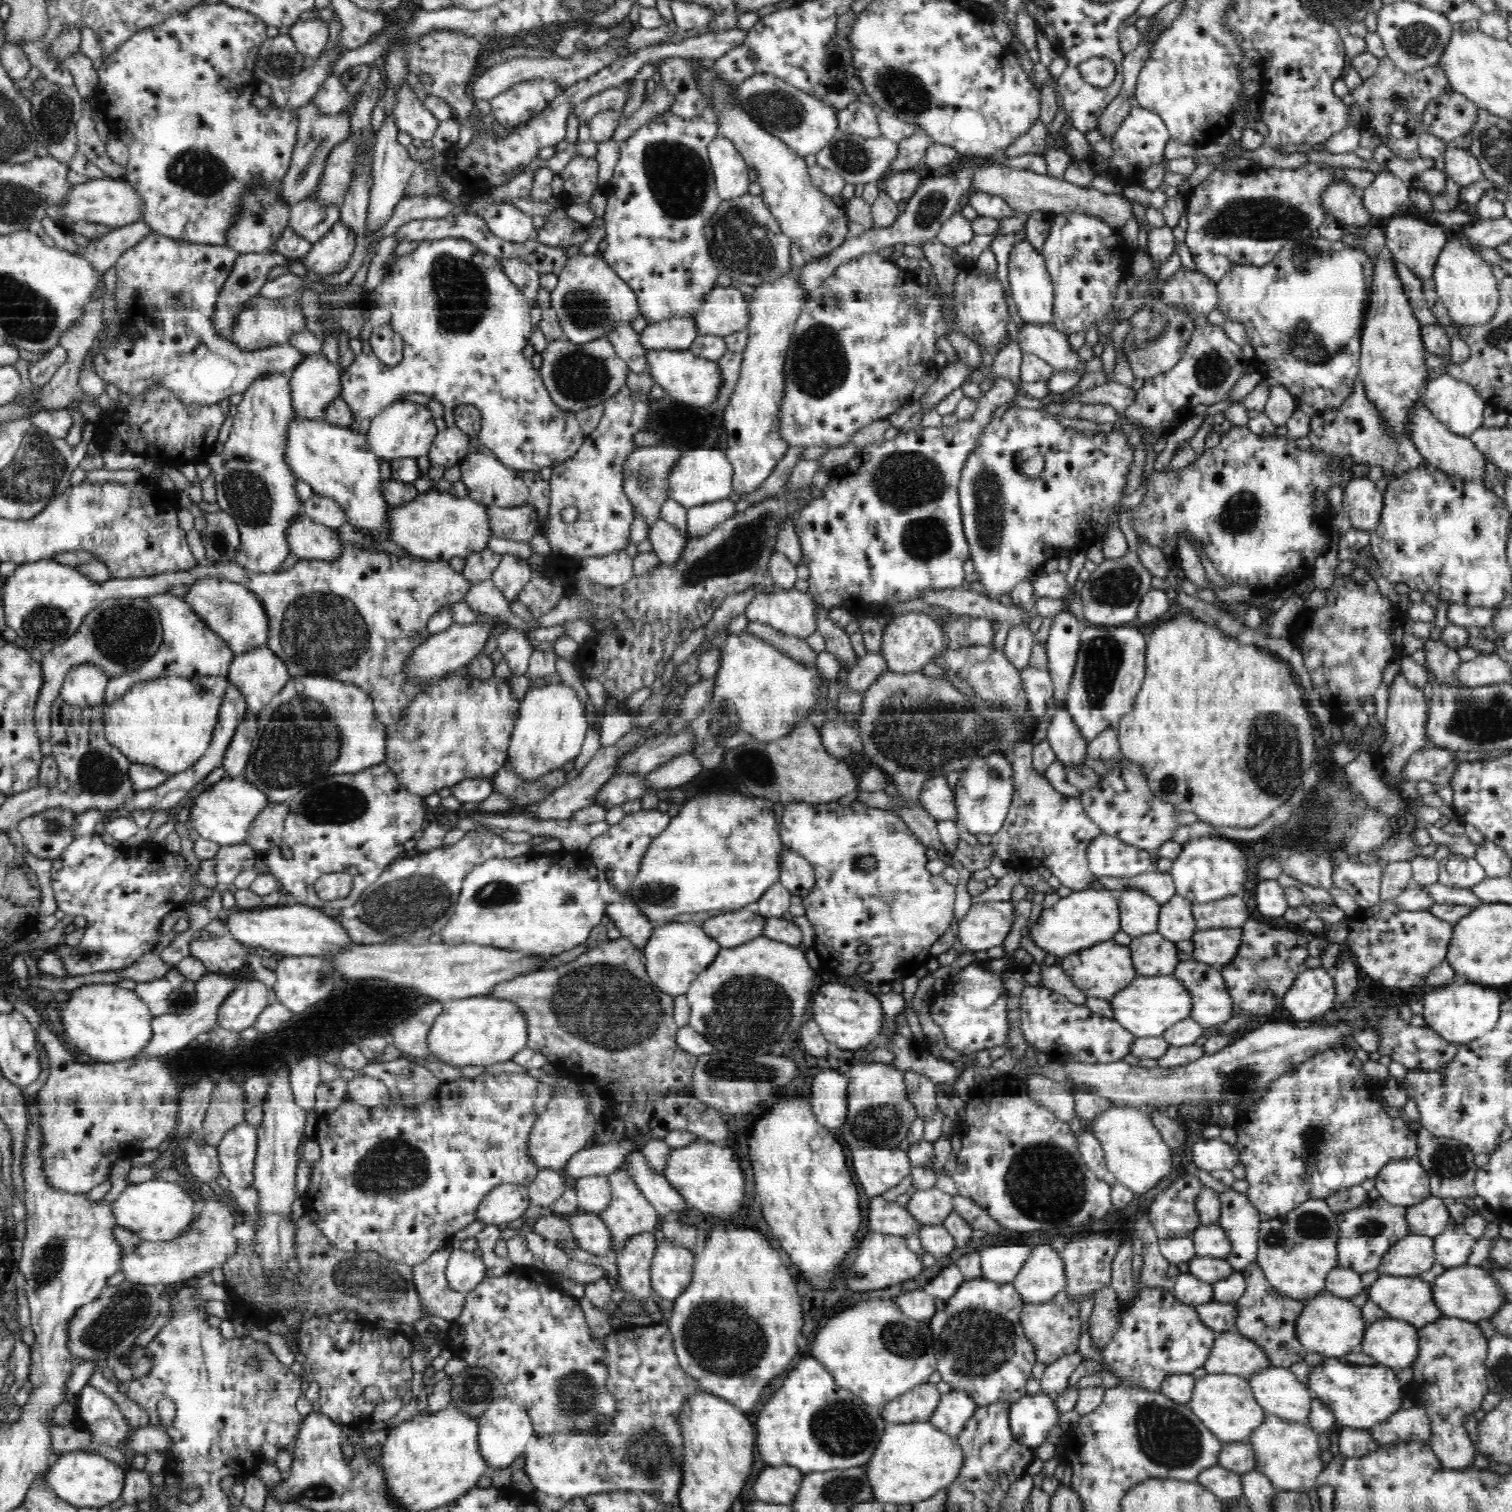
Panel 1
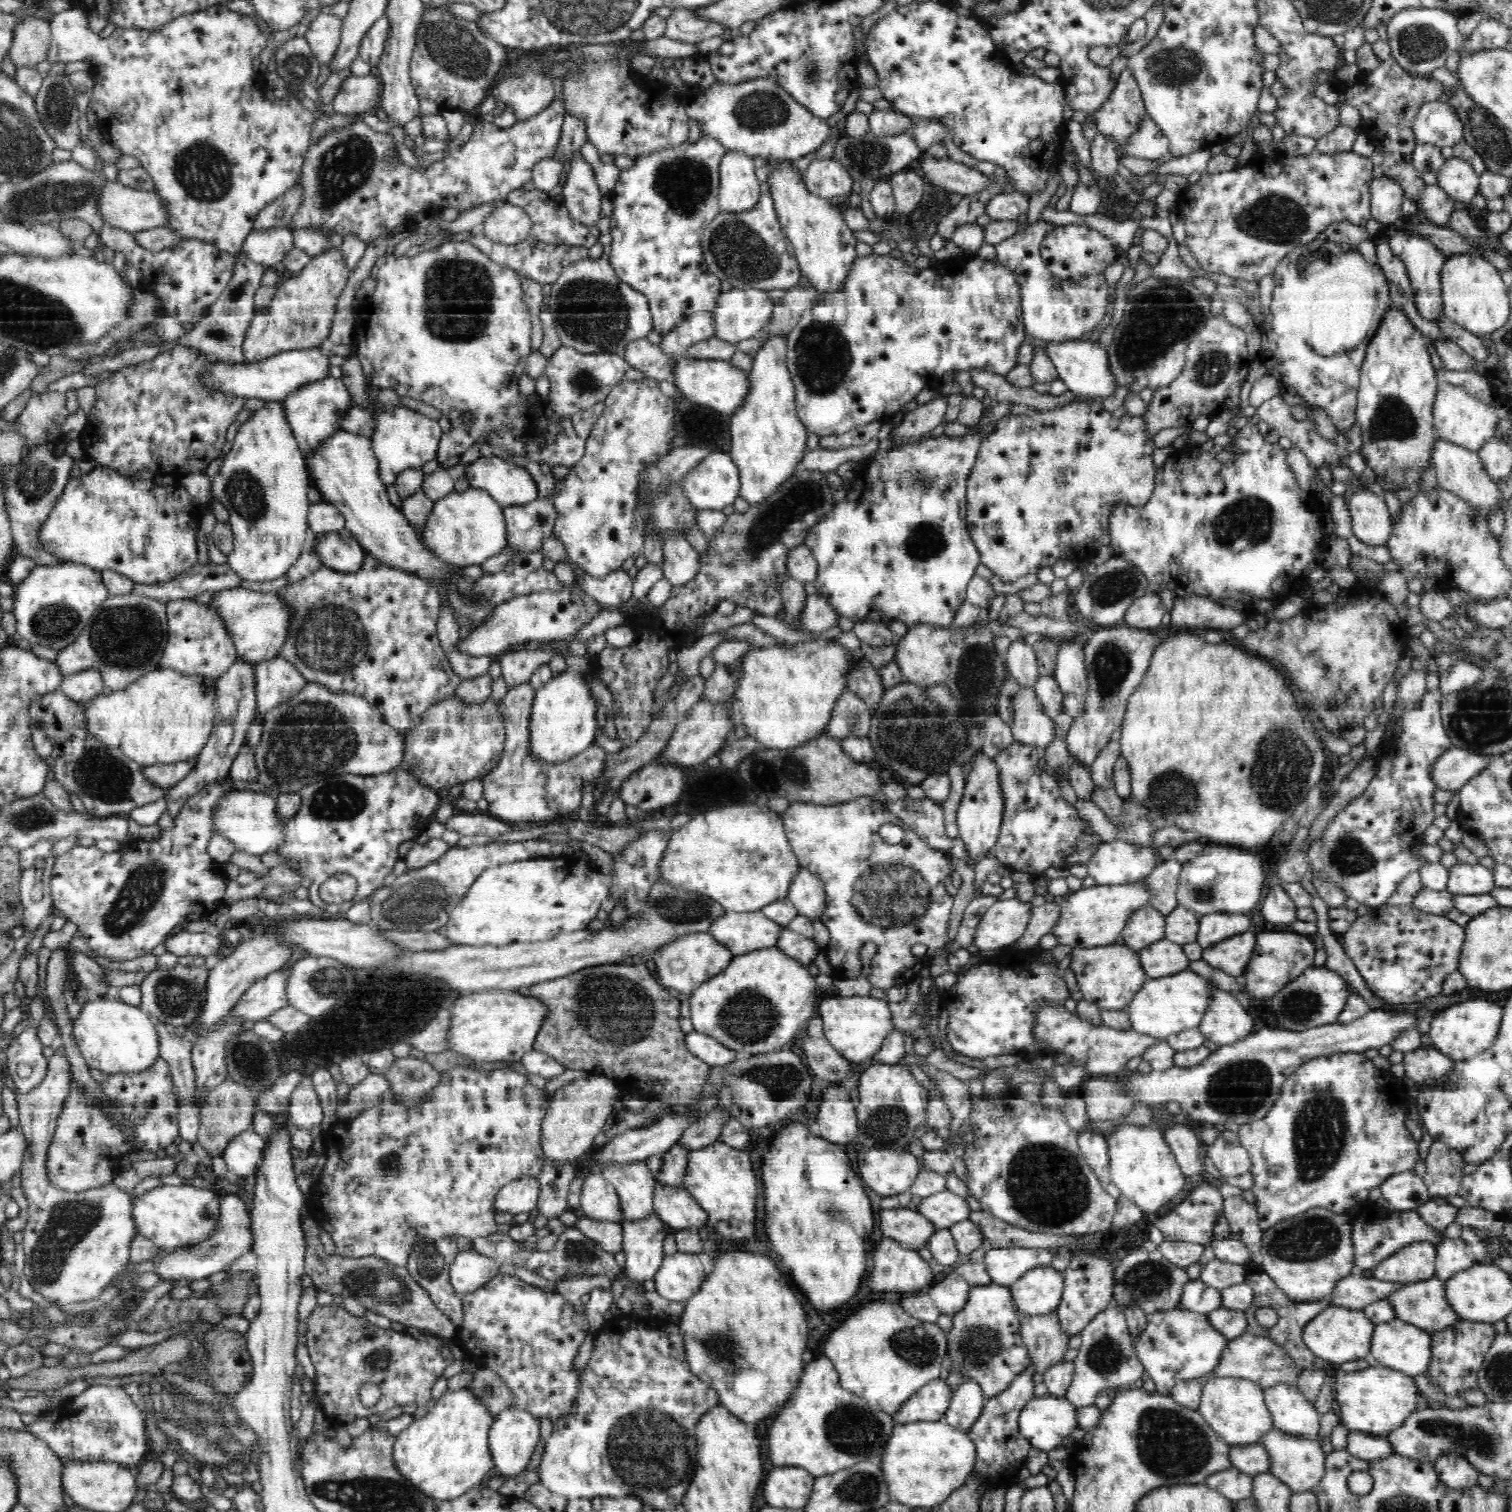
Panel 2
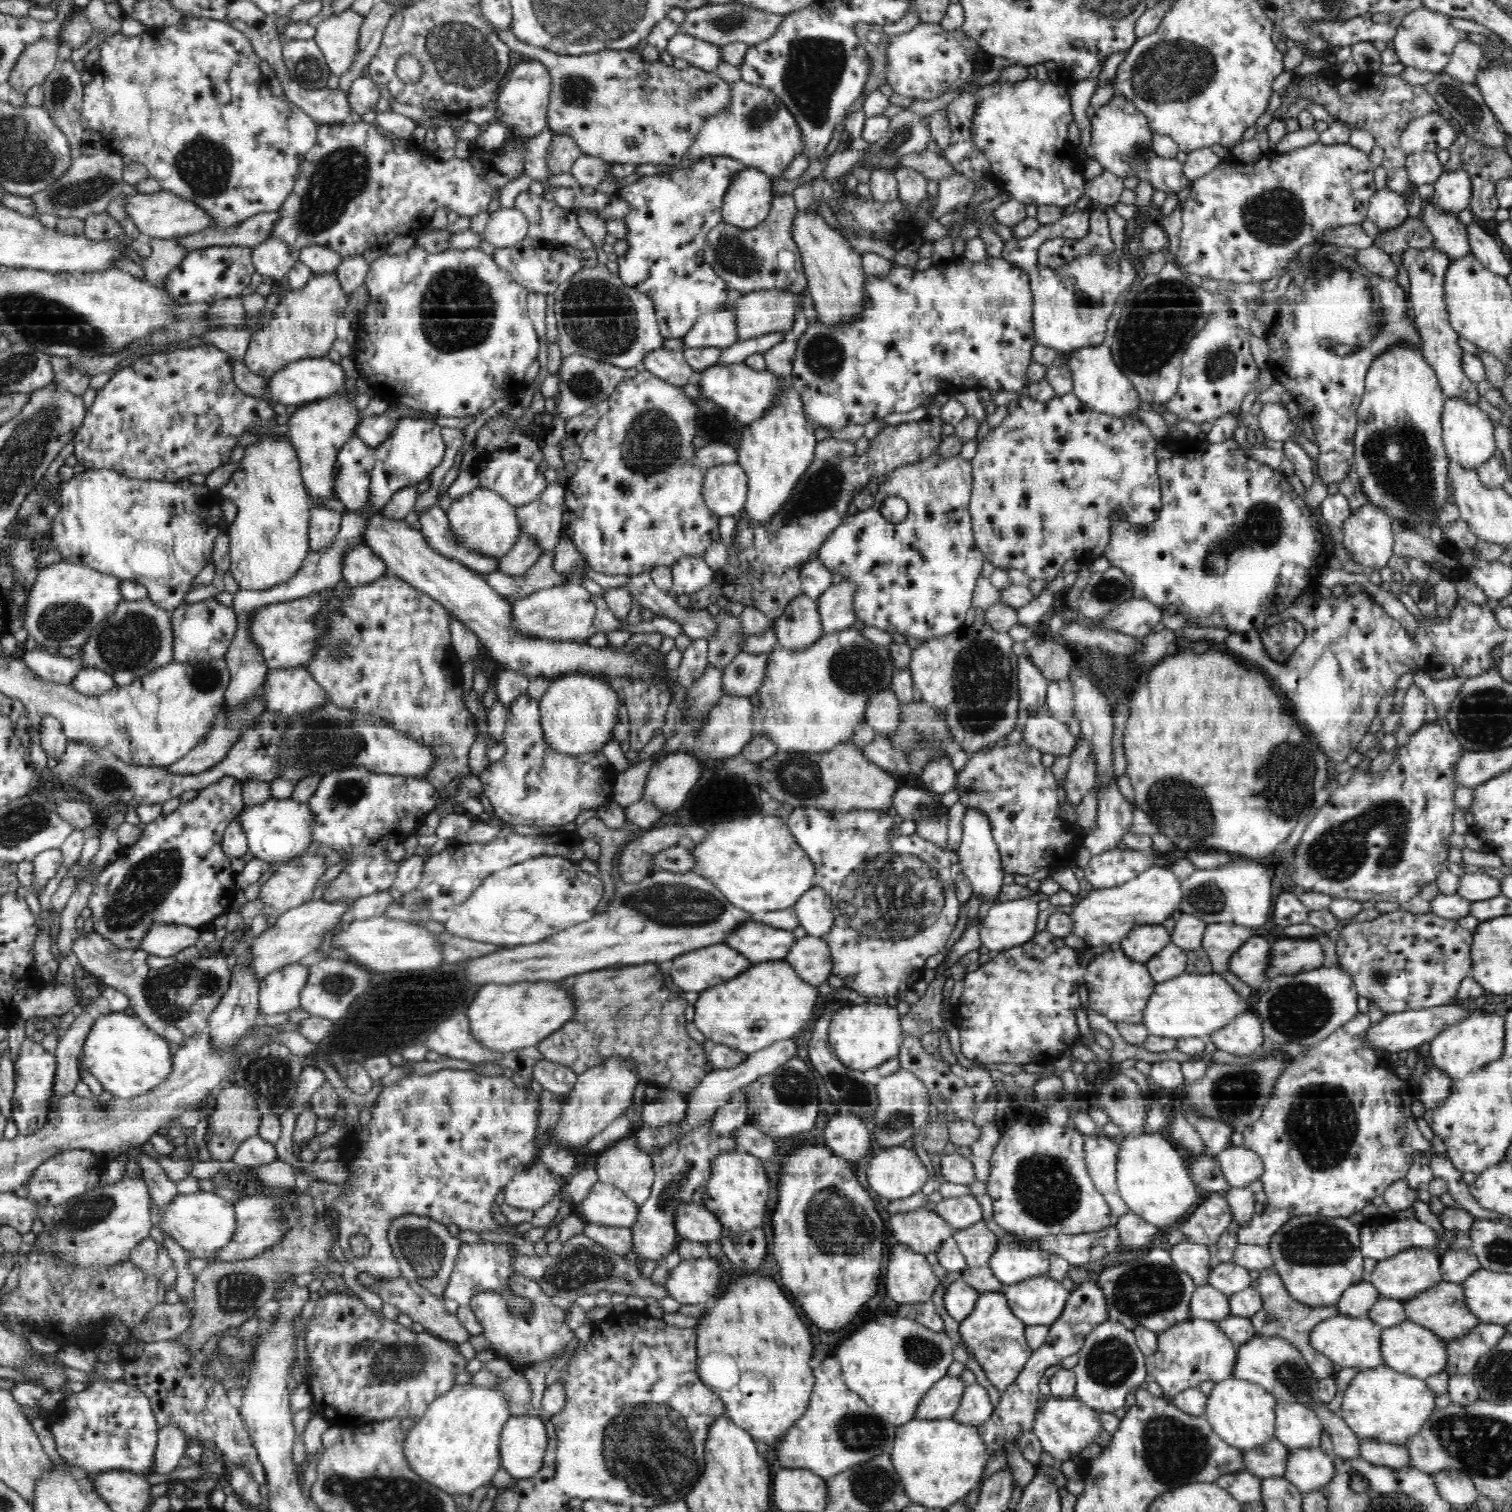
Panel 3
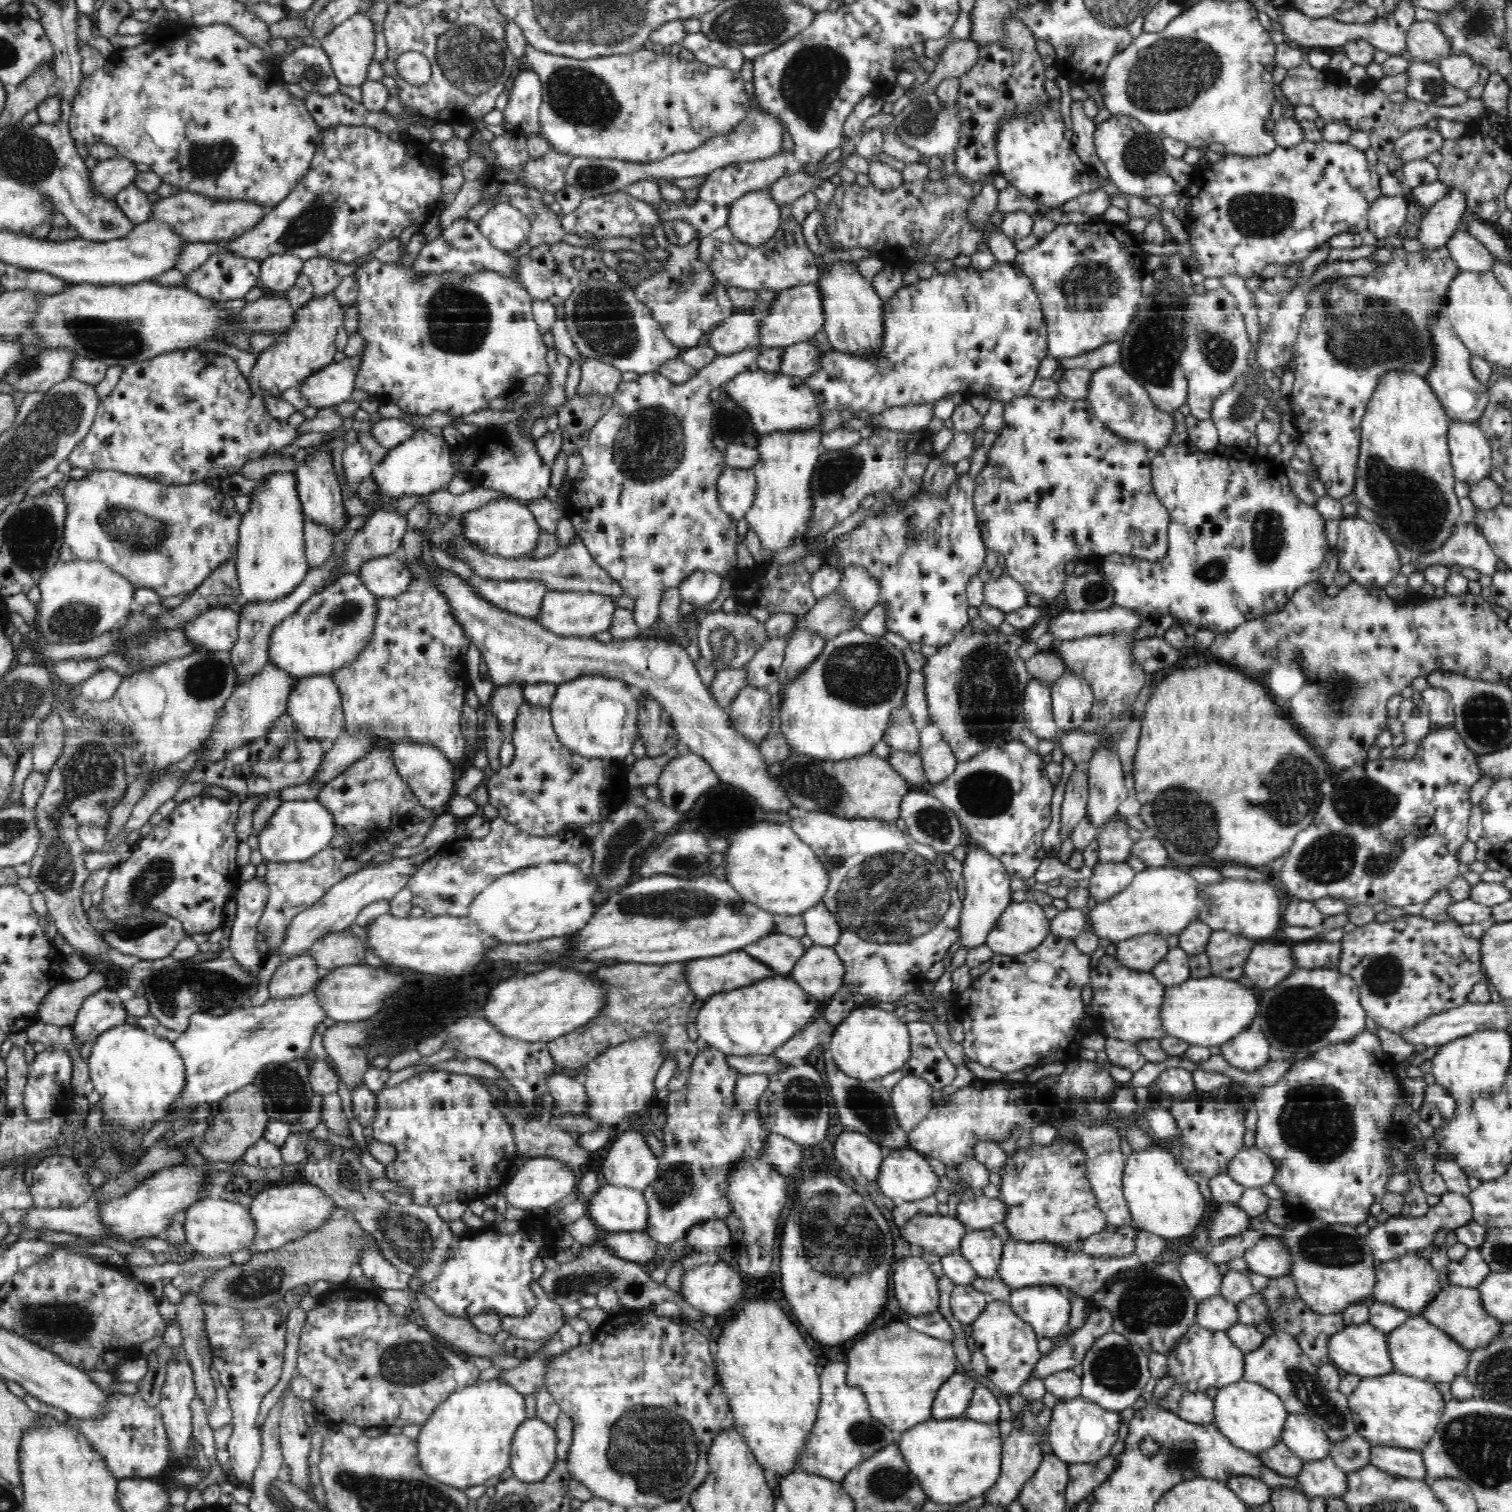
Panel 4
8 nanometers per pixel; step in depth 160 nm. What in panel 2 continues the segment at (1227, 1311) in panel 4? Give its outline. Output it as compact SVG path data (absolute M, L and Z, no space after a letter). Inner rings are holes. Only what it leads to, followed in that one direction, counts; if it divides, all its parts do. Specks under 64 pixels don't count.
M1200 1279L1189 1280L1183 1288L1178 1307L1202 1314L1210 1314L1216 1308L1222 1307L1221 1291Z

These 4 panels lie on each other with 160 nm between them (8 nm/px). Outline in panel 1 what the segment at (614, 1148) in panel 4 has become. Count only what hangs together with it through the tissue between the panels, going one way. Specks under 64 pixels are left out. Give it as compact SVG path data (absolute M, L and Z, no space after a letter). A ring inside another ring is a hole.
M618 1169L608 1174L608 1178L612 1190L612 1200L607 1210L598 1216L608 1227L612 1241L612 1251L618 1252L630 1237L636 1236L640 1232L654 1231L656 1224L658 1224L659 1215L648 1203L644 1194L640 1193L639 1186L628 1169Z

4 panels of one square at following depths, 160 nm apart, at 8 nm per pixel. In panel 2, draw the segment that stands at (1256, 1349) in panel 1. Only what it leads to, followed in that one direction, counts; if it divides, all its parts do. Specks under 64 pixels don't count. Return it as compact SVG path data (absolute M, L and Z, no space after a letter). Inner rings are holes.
M1244 1333L1236 1338L1229 1339L1222 1360L1211 1376L1248 1379L1267 1389L1284 1383L1290 1387L1298 1387L1300 1374L1302 1374L1302 1368L1295 1364L1295 1361L1291 1359L1282 1345L1276 1344L1267 1336L1254 1336Z

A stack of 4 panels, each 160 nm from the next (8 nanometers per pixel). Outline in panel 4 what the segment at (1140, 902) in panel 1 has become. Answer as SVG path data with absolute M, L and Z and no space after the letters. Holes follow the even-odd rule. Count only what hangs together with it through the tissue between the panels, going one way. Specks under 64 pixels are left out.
M1138 935L1116 943L1117 959L1131 970L1152 971L1168 952L1170 946L1164 935Z

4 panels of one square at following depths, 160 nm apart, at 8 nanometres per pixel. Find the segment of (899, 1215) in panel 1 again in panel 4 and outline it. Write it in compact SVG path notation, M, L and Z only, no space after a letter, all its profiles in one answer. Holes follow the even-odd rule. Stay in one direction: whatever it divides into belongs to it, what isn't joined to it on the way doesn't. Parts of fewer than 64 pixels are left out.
M920 1214L908 1220L899 1231L910 1245L911 1256L933 1253L942 1258L959 1250L969 1230L952 1216Z

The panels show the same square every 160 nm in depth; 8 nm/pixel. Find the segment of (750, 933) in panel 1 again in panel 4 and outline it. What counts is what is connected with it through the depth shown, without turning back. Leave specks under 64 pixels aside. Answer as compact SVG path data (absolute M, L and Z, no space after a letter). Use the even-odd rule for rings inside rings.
M774 932L742 950L761 963L775 969L775 972L788 974L806 948L802 945L800 938Z

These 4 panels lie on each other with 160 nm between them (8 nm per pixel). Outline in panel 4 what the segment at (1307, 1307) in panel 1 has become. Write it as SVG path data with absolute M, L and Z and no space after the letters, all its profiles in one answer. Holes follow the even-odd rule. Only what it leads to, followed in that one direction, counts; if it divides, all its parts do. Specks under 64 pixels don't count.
M1369 1323L1358 1326L1344 1326L1344 1330L1332 1336L1328 1342L1328 1357L1343 1374L1357 1374L1360 1378L1376 1378L1388 1375L1395 1370L1389 1348L1388 1334L1381 1332Z

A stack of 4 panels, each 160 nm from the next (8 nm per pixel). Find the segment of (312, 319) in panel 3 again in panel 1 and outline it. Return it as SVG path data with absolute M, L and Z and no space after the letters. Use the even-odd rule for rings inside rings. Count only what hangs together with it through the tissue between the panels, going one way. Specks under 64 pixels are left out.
M340 221L330 228L324 238L312 244L310 252L300 261L318 275L338 274L346 268L357 242L356 234ZM258 295L250 298L244 304L242 312L236 316L229 340L245 351L258 351L288 343L293 332L304 330L304 314L298 304L300 300L296 300L294 296L268 299Z

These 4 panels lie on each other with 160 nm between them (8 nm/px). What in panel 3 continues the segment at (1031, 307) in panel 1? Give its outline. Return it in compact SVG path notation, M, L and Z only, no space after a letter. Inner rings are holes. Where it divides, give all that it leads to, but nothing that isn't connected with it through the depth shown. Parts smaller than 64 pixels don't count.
M1086 204L1077 211L1067 211L1058 222L1042 225L1031 236L1014 237L1004 244L1001 258L1020 268L1031 281L1031 290L1035 296L1034 331L1038 345L1071 352L1102 344L1102 340L1106 340L1106 324L1110 312L1116 306L1116 298L1136 278L1136 270L1132 268L1132 264L1128 260L1116 258L1114 254L1090 252L1056 268L1041 264L1039 249L1047 240L1061 238L1075 241L1087 238L1088 232L1091 231L1090 210Z

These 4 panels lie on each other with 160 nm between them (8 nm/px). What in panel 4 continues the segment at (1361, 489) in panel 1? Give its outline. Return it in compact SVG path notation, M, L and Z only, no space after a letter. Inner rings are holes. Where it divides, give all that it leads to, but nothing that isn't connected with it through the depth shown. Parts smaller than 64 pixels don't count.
M1359 516L1339 520L1339 535L1336 552L1339 566L1350 572L1350 578L1360 582L1361 586L1384 586L1388 584L1400 570L1398 554L1392 540L1385 534L1384 529L1376 522L1368 522Z

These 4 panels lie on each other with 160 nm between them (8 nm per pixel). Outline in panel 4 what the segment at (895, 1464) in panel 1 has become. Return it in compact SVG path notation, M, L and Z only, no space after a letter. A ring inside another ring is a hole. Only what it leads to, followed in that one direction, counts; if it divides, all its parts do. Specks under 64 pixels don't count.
M965 1416L946 1420L930 1419L904 1431L898 1436L896 1444L903 1453L908 1469L922 1485L927 1500L956 1505L983 1495L995 1486L1003 1468L1002 1424L1000 1420L978 1421Z

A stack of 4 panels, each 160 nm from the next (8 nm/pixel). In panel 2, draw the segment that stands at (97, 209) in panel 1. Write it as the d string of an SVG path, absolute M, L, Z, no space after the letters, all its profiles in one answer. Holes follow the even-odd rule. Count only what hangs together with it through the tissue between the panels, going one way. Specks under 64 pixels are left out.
M108 181L100 198L100 213L104 225L112 225L127 232L154 231L156 228L166 228L171 224L170 211L166 201L159 193L152 191L139 191L120 184L118 181Z

